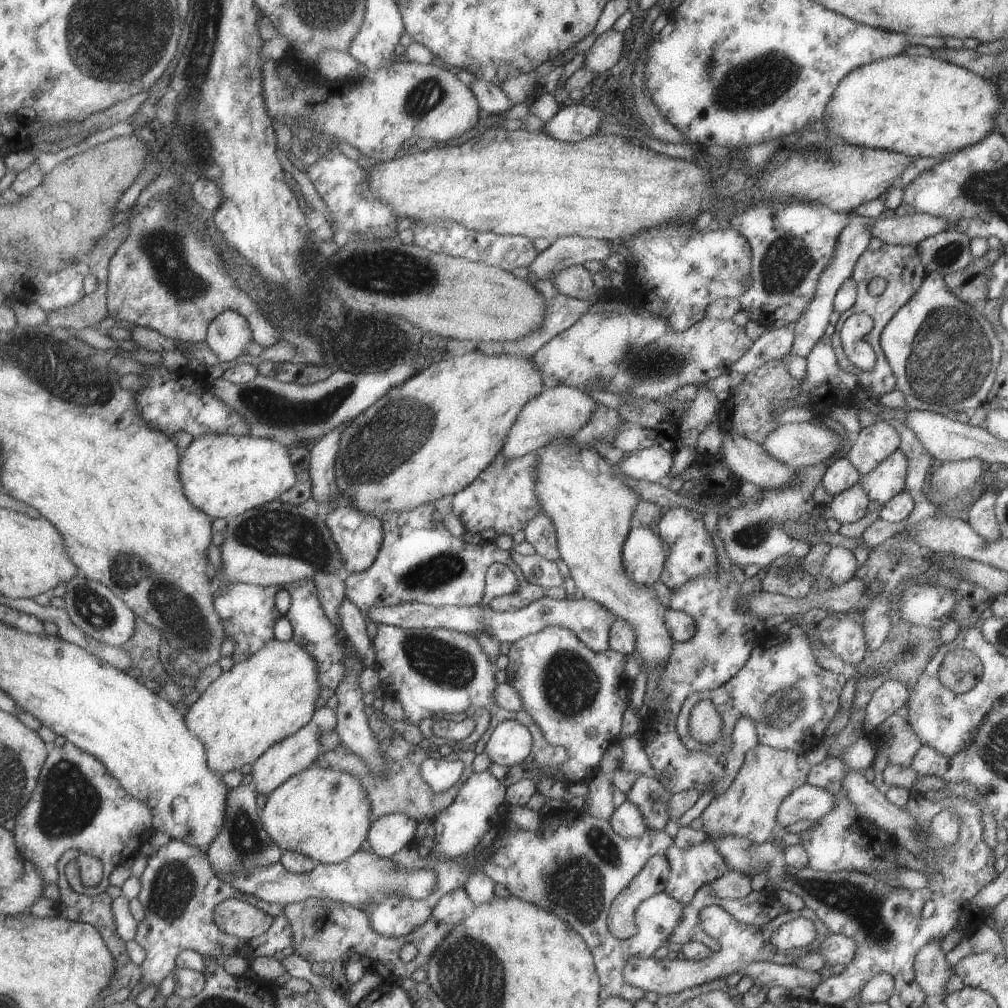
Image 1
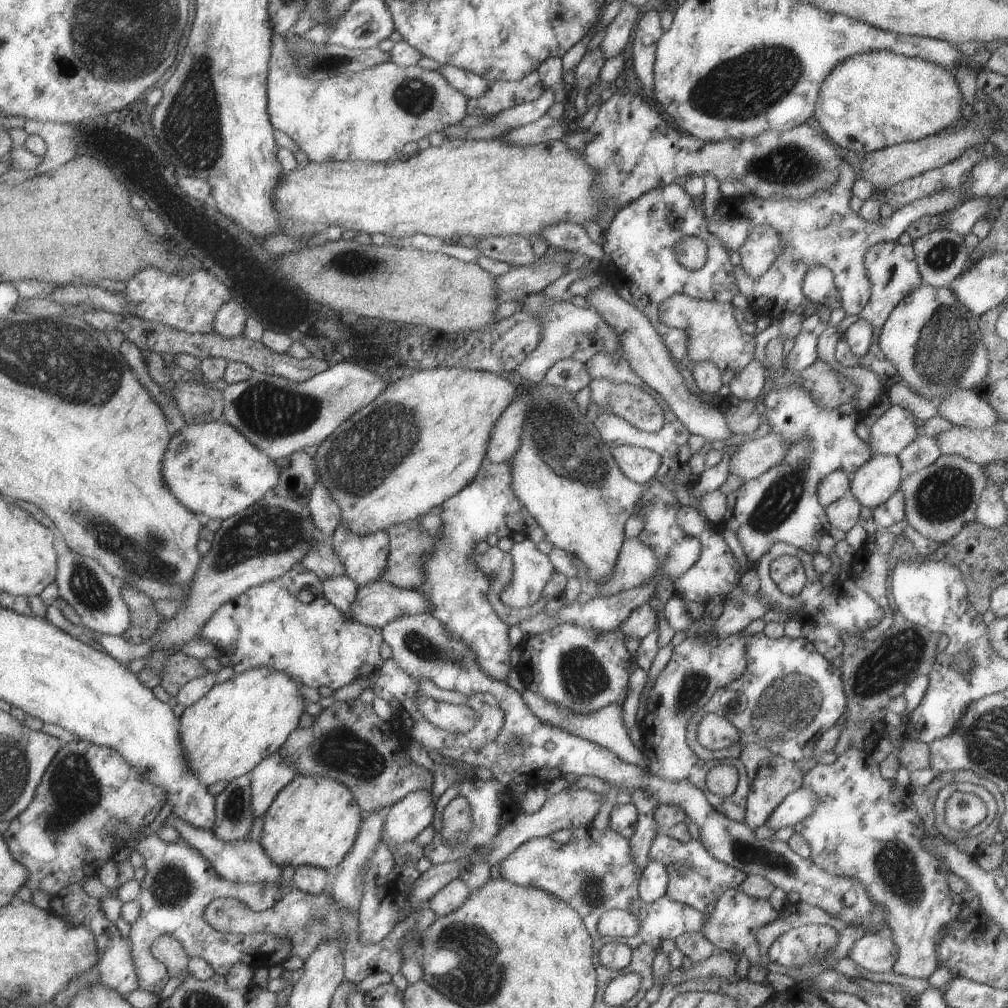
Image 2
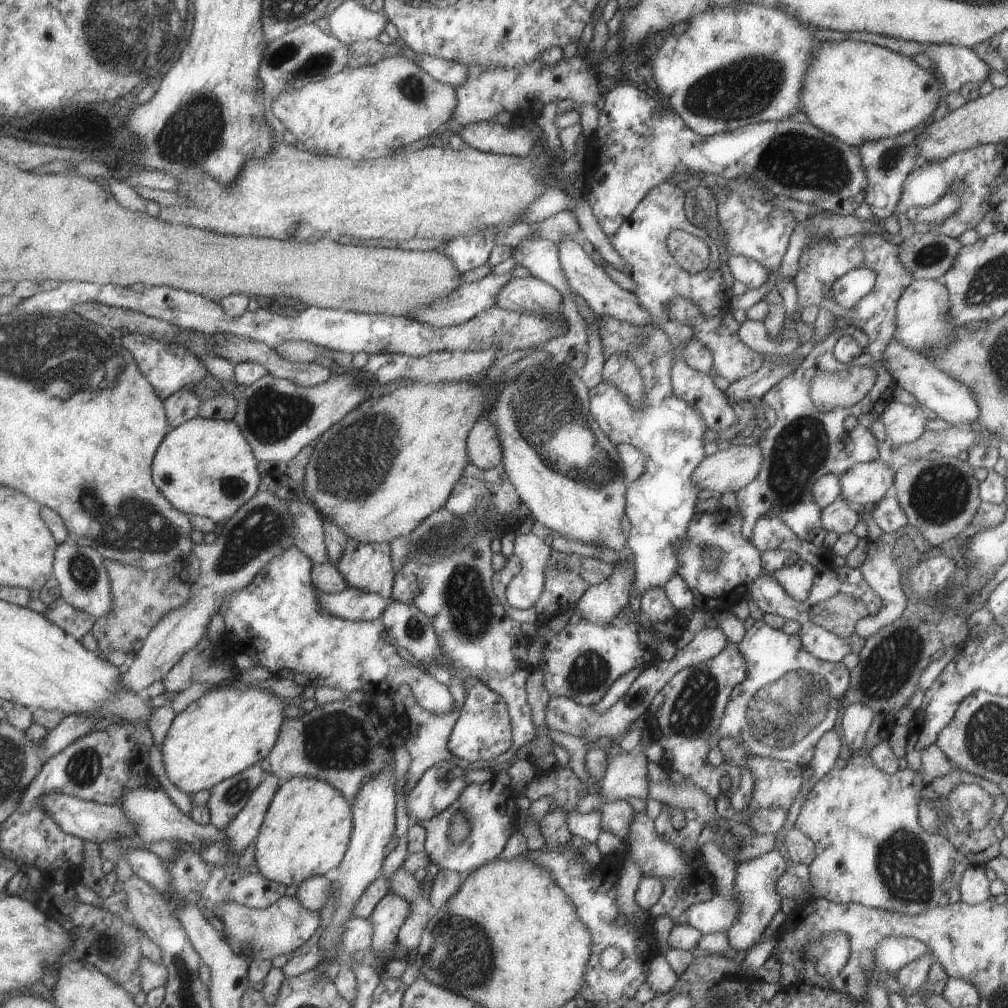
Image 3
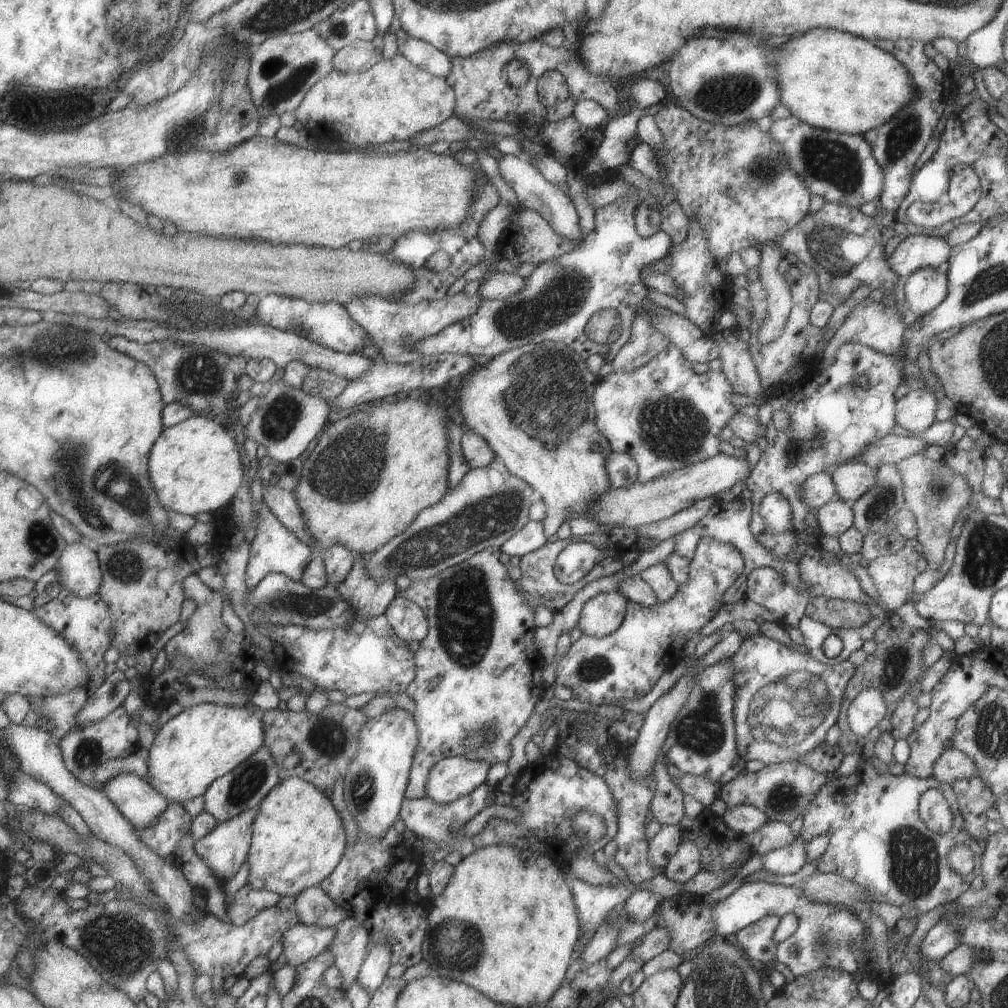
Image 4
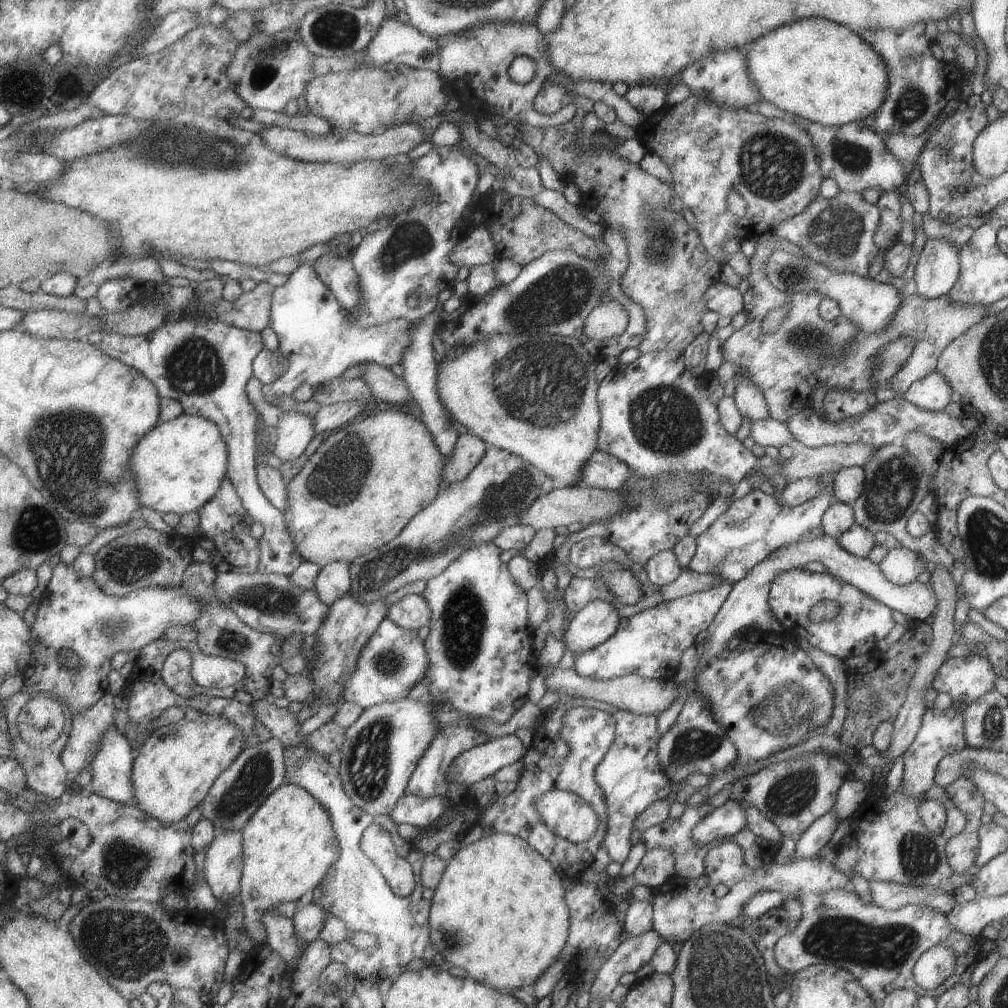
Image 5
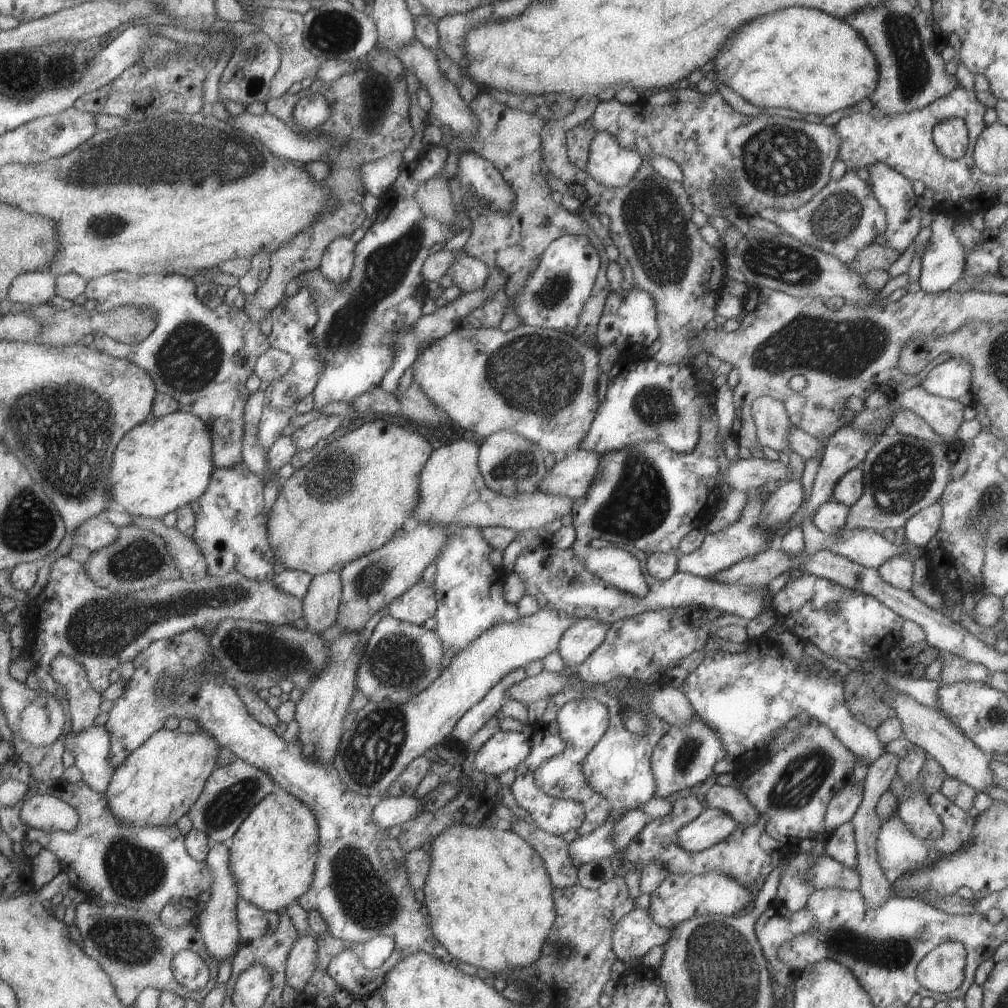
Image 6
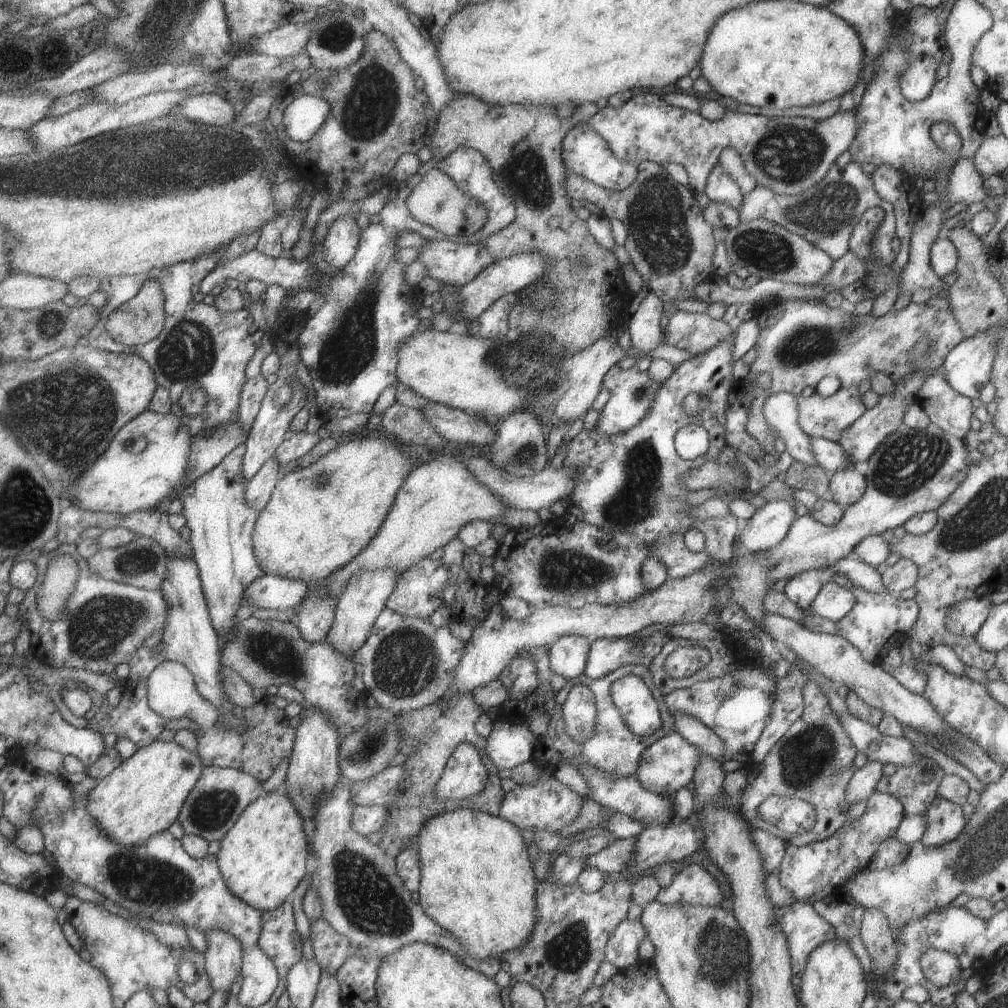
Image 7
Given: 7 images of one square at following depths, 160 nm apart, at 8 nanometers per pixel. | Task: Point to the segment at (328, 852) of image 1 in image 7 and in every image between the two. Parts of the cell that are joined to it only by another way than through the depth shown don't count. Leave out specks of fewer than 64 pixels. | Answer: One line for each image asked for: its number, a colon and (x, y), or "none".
2: (312, 821)
3: (305, 833)
4: (297, 838)
5: (288, 844)
6: (272, 854)
7: (261, 858)

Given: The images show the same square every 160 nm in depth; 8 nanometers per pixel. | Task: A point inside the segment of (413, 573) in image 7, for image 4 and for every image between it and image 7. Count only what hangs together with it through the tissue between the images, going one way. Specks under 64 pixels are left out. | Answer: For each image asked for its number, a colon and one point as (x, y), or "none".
4: (407, 621)
5: (410, 612)
6: (418, 603)

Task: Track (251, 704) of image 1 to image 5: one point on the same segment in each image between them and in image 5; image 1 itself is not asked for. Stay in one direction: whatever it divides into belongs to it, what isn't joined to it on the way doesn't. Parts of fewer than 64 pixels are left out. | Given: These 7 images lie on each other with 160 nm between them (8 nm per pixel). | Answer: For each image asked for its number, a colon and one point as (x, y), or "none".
2: (238, 723)
3: (226, 730)
4: (189, 751)
5: (172, 770)

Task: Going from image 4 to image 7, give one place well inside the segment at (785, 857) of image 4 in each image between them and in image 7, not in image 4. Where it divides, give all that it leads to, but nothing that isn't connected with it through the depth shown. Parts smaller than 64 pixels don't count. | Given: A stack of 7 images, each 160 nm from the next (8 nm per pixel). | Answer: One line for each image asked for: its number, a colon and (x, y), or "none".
5: (812, 841)
6: (843, 804)
7: (861, 785)

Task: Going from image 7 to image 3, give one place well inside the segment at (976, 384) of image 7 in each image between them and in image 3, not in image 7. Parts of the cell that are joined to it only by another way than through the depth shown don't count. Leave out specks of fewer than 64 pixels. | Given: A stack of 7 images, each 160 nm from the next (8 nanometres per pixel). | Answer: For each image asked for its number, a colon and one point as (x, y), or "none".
3: (903, 423)
4: (914, 412)
5: (931, 392)
6: (950, 379)

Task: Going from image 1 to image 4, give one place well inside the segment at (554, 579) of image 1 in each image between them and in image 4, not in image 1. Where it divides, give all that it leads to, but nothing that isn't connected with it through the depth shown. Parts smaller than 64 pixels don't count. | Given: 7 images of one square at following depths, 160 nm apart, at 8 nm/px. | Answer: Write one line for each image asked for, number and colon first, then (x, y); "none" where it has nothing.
2: (531, 569)
3: (522, 591)
4: (530, 537)

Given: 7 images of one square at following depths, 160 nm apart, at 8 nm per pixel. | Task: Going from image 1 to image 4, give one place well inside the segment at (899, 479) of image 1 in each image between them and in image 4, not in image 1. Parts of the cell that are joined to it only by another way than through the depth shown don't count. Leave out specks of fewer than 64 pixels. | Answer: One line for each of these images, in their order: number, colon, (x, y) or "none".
2: (874, 481)
3: (863, 484)
4: (852, 479)

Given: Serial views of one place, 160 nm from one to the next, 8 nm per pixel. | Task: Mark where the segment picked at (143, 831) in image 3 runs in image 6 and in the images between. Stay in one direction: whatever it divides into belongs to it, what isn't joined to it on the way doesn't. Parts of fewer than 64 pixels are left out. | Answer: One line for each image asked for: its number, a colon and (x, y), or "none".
4: (134, 797)
5: (110, 768)
6: (90, 746)

